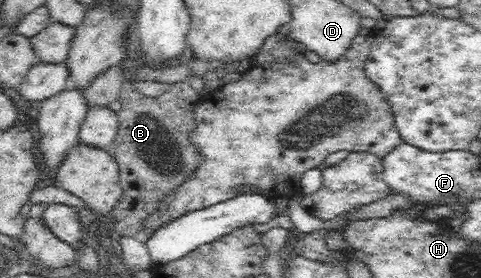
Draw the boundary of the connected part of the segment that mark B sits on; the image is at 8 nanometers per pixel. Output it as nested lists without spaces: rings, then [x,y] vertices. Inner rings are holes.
[[[122,81],[118,95],[122,109],[117,112],[118,133],[114,141],[106,148],[107,152],[118,162],[119,184],[123,187],[120,201],[114,207],[111,219],[112,227],[122,236],[142,237],[142,221],[148,219],[154,211],[158,211],[158,201],[164,199],[170,191],[180,187],[192,171],[202,163],[202,152],[190,142],[190,131],[194,128],[194,109],[200,101],[200,96],[188,82],[173,83],[158,97],[148,97],[140,93],[133,81]]]

